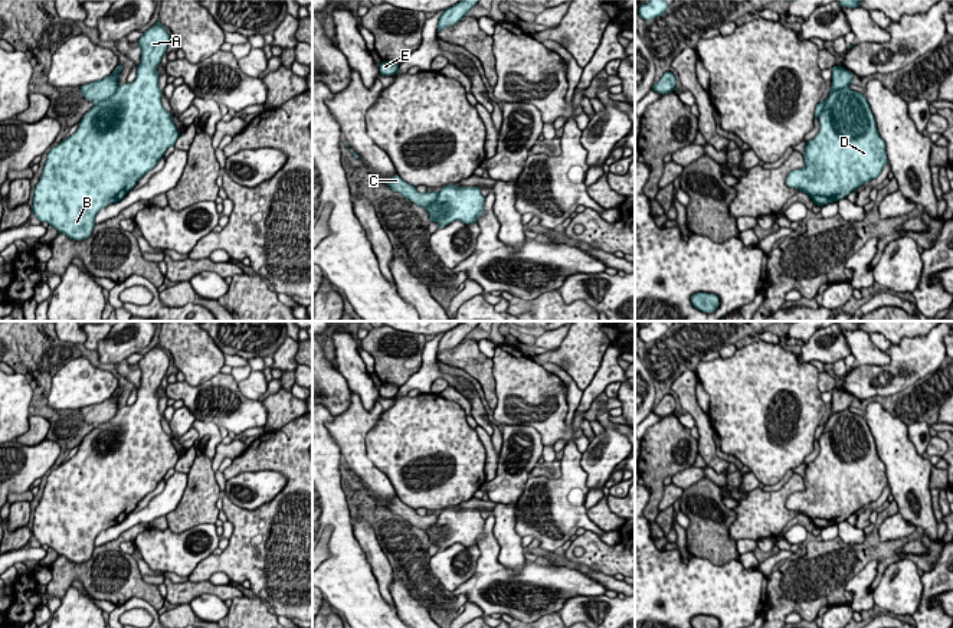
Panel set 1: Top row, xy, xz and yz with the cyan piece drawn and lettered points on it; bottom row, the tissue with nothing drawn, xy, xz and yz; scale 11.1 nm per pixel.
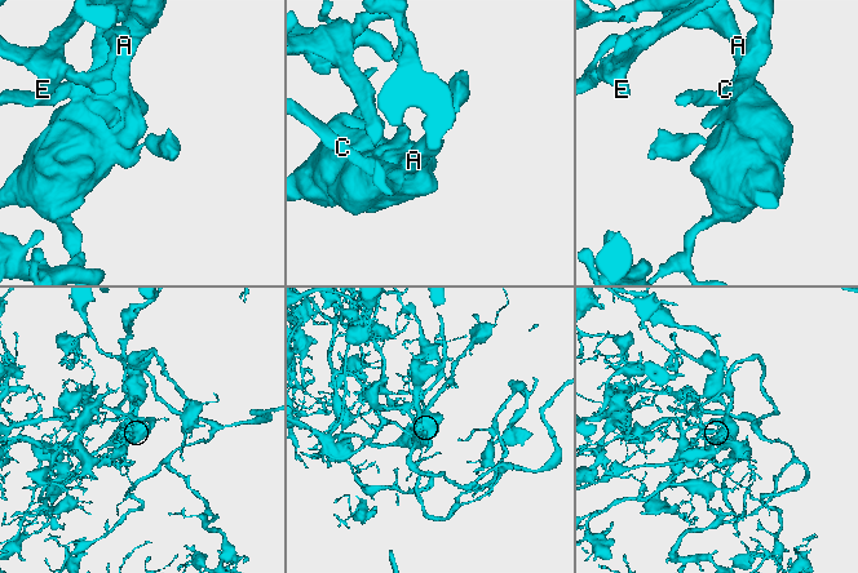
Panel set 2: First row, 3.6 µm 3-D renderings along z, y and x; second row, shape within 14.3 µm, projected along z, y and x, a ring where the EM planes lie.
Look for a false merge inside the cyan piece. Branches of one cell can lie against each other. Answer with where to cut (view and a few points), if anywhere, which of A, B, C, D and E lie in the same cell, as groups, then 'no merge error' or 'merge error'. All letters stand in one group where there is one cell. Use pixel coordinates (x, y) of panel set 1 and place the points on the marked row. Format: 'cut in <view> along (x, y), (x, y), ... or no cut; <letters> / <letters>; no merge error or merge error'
cut in xy along (118, 87), (111, 95), (94, 104); A B D / C E; merge error

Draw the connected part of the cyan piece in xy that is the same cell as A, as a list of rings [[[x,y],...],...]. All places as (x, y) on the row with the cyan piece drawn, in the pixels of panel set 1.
[[[160,20],[140,39],[141,63],[137,78],[122,84],[108,99],[98,101],[82,117],[75,134],[53,147],[33,192],[32,213],[73,241],[91,236],[96,213],[119,202],[137,181],[154,169],[179,138],[173,115],[161,104],[157,68],[170,36]]]

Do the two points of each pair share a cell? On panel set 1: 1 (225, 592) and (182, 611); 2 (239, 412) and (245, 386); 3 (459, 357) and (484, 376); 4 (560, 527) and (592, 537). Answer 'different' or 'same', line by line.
1: different
2: different
3: same
4: different

